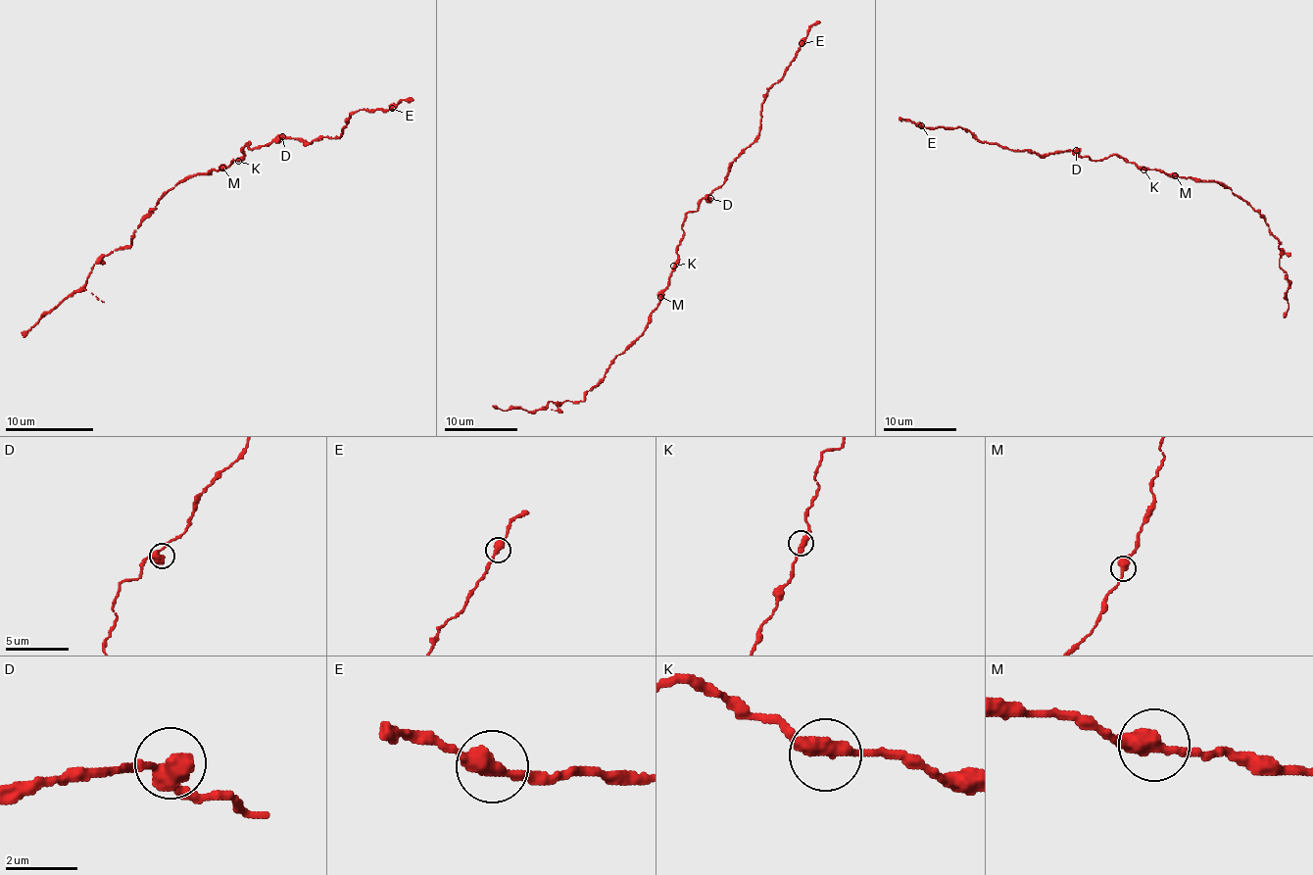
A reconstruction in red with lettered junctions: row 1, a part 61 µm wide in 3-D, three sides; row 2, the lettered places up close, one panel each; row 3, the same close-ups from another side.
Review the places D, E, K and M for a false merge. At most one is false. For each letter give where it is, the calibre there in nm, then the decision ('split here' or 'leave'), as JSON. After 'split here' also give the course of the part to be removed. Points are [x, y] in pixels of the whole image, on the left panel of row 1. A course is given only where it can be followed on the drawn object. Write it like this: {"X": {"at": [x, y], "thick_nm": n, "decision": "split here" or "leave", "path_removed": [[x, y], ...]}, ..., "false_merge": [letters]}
{"D": {"at": [282, 136], "thick_nm": 400, "decision": "leave"}, "E": {"at": [392, 108], "thick_nm": 400, "decision": "leave"}, "K": {"at": [238, 161], "thick_nm": 360, "decision": "leave"}, "M": {"at": [222, 168], "thick_nm": 400, "decision": "leave"}, "false_merge": []}

